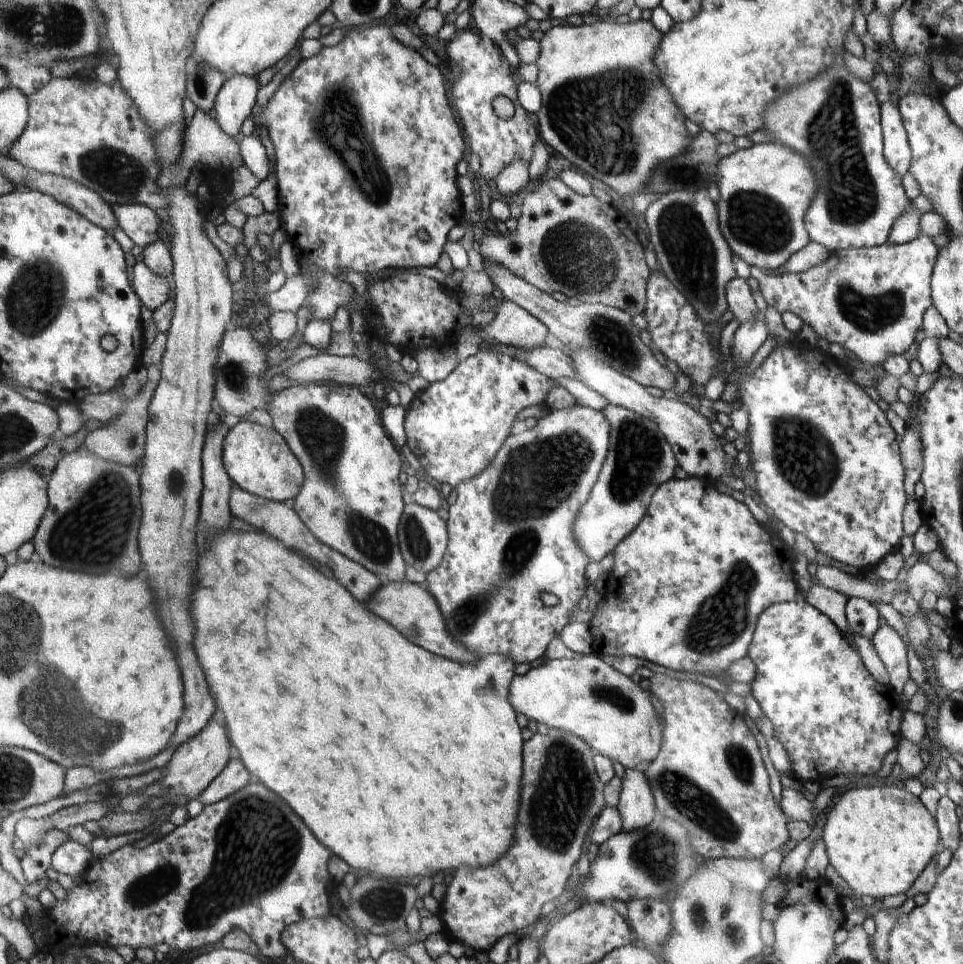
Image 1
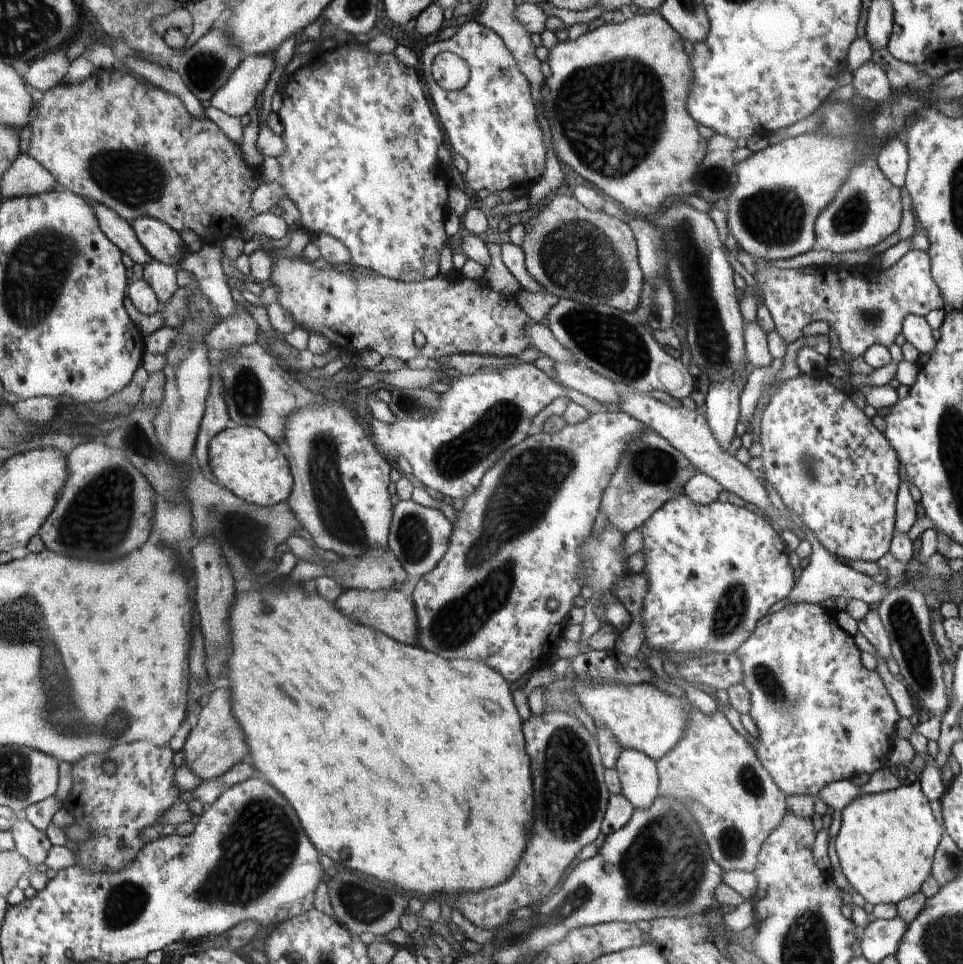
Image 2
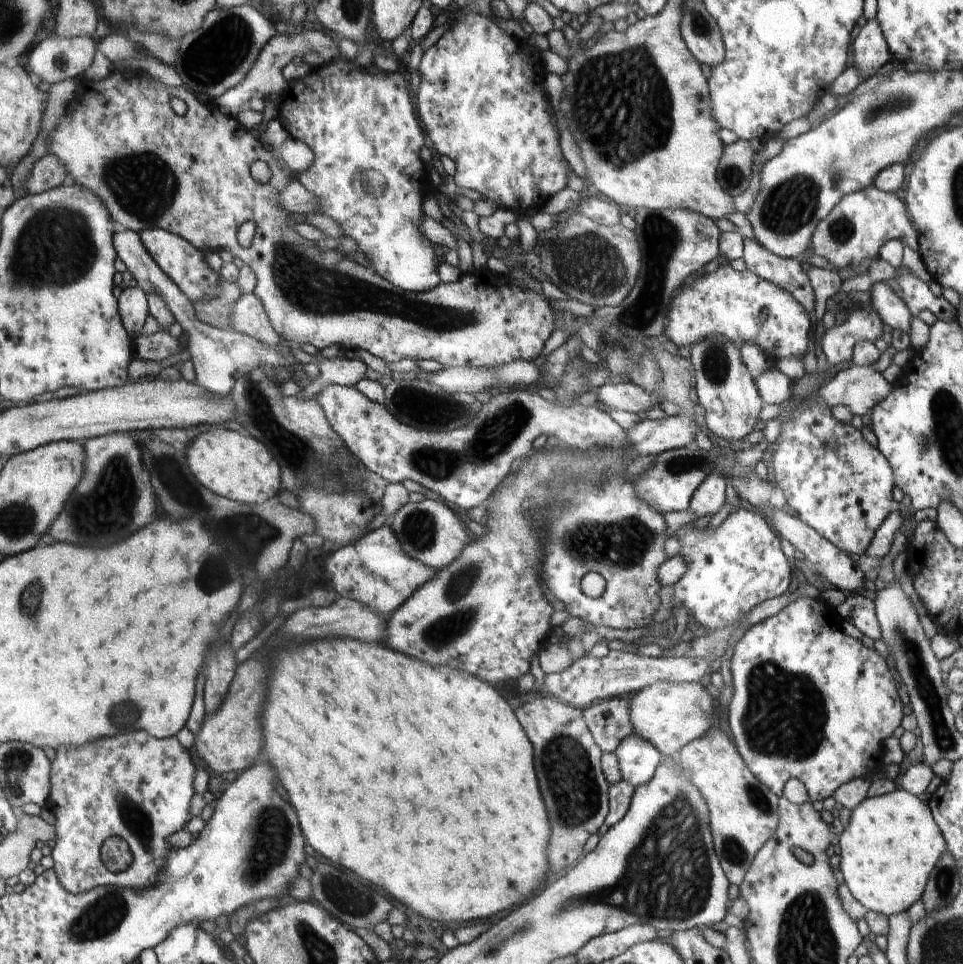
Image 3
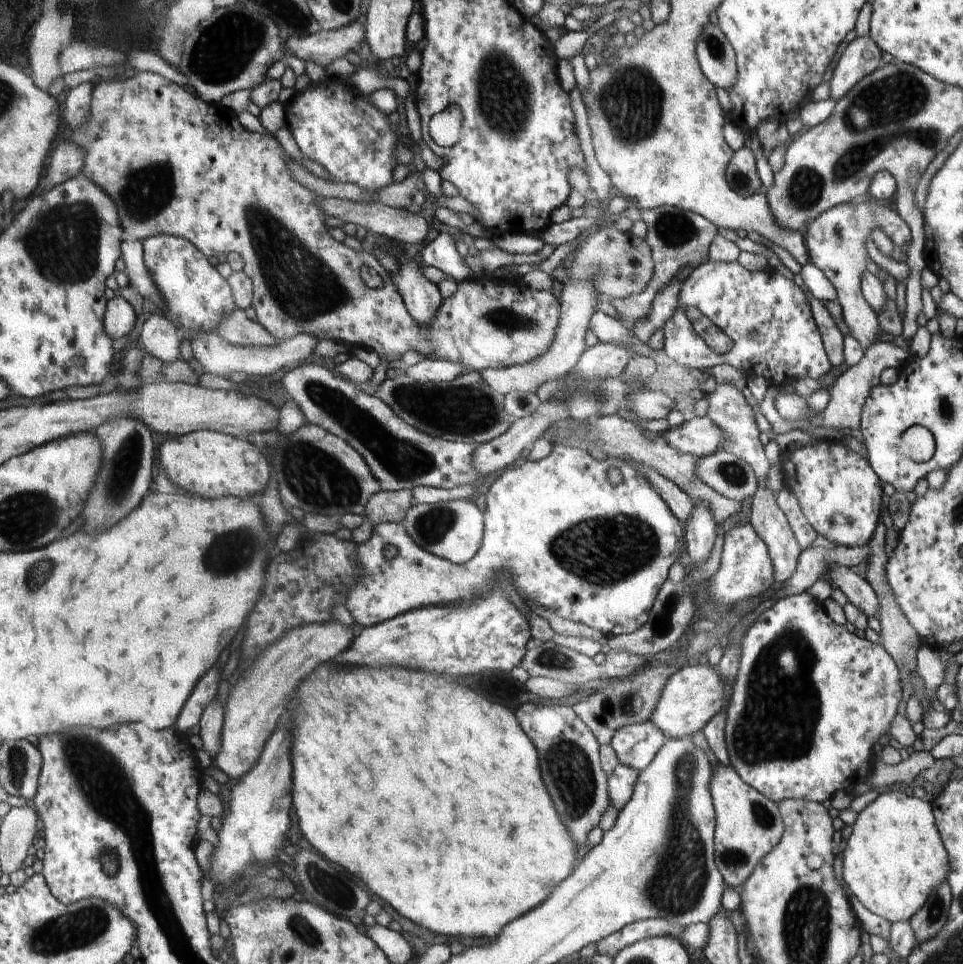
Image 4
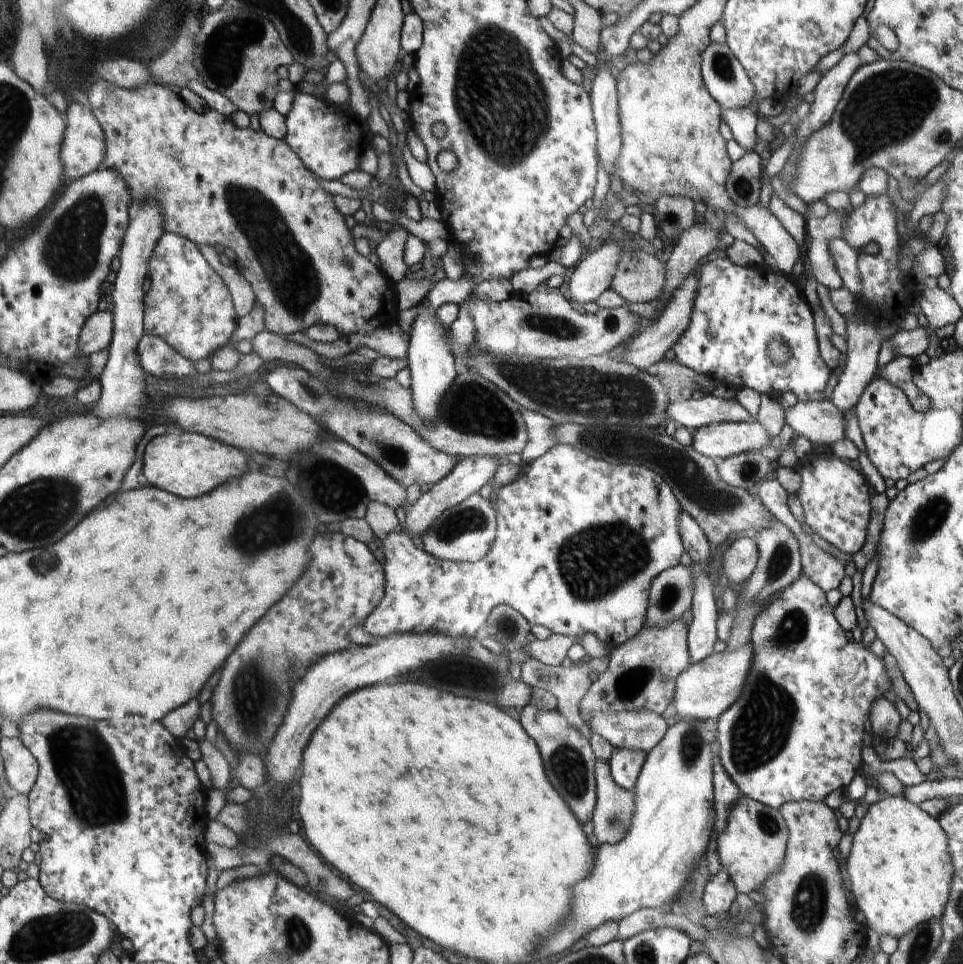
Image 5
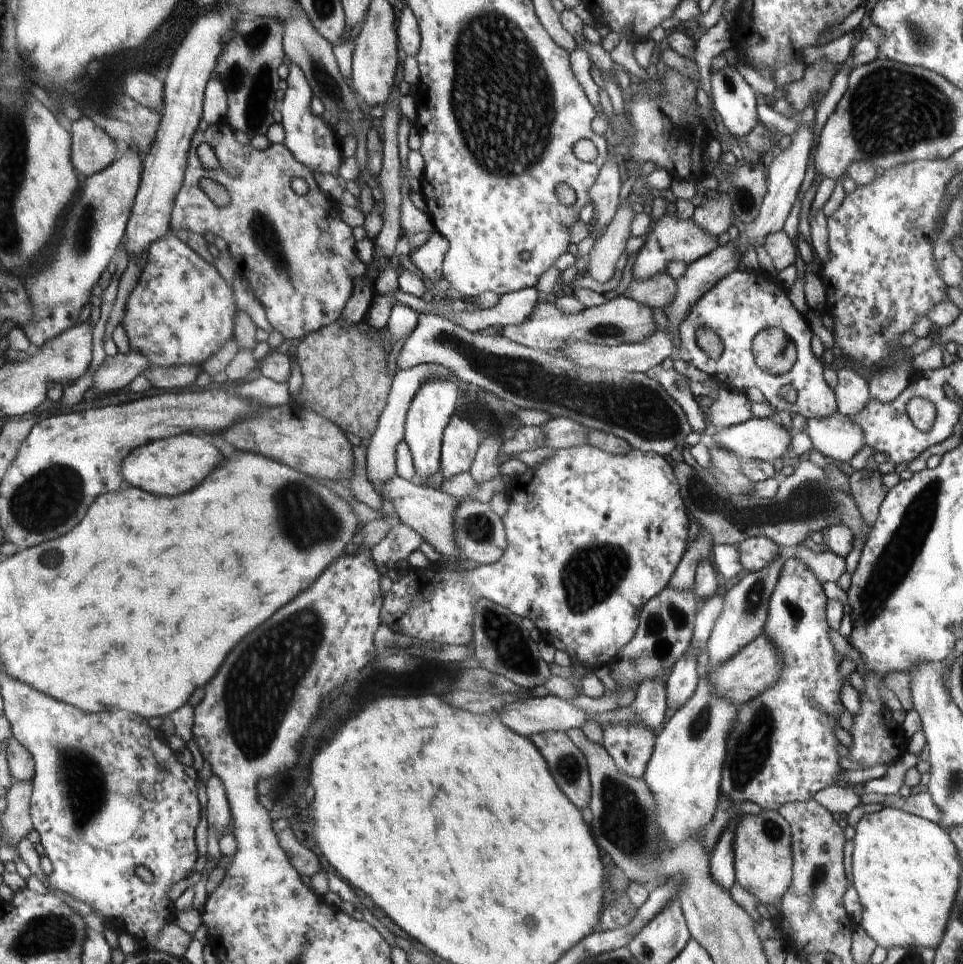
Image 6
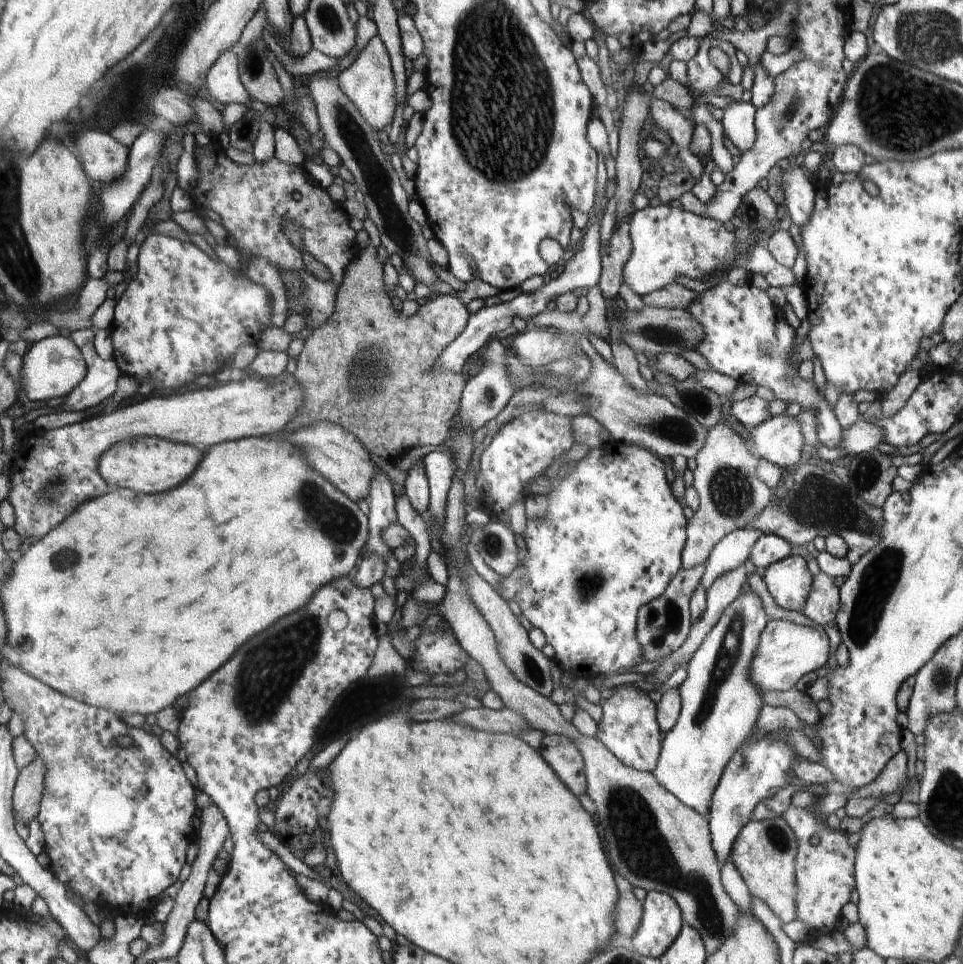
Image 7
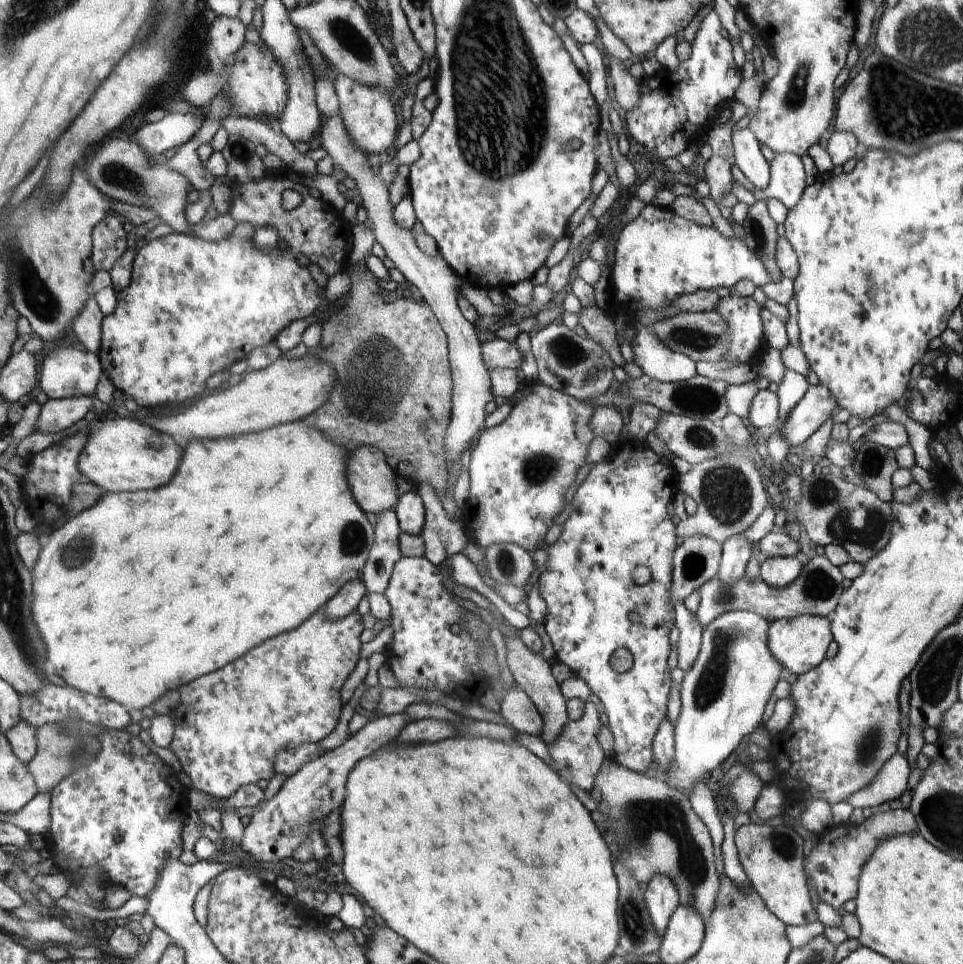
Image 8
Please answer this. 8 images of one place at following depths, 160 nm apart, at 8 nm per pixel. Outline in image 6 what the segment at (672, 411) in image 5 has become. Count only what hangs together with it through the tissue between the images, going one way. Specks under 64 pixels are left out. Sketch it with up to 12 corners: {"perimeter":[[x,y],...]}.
{"perimeter":[[723,386],[709,409],[712,425],[753,418],[746,393]]}

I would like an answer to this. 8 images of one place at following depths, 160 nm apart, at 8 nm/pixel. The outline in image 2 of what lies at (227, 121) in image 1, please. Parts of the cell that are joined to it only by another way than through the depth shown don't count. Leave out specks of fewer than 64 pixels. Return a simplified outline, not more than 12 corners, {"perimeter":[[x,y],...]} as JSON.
{"perimeter":[[270,53],[246,55],[211,106],[244,116],[275,68]]}

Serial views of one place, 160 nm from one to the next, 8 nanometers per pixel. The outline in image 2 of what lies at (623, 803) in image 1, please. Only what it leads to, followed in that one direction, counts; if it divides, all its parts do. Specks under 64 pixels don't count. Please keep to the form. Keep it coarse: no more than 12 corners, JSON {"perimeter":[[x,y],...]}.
{"perimeter":[[623,748],[614,767],[621,793],[648,808],[659,794],[656,761]]}

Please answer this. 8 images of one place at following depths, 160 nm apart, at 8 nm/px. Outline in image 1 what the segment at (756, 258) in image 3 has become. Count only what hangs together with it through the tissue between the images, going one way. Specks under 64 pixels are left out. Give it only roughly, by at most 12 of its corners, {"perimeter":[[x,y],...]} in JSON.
{"perimeter":[[932,237],[765,272],[762,296],[864,364],[932,305]]}

